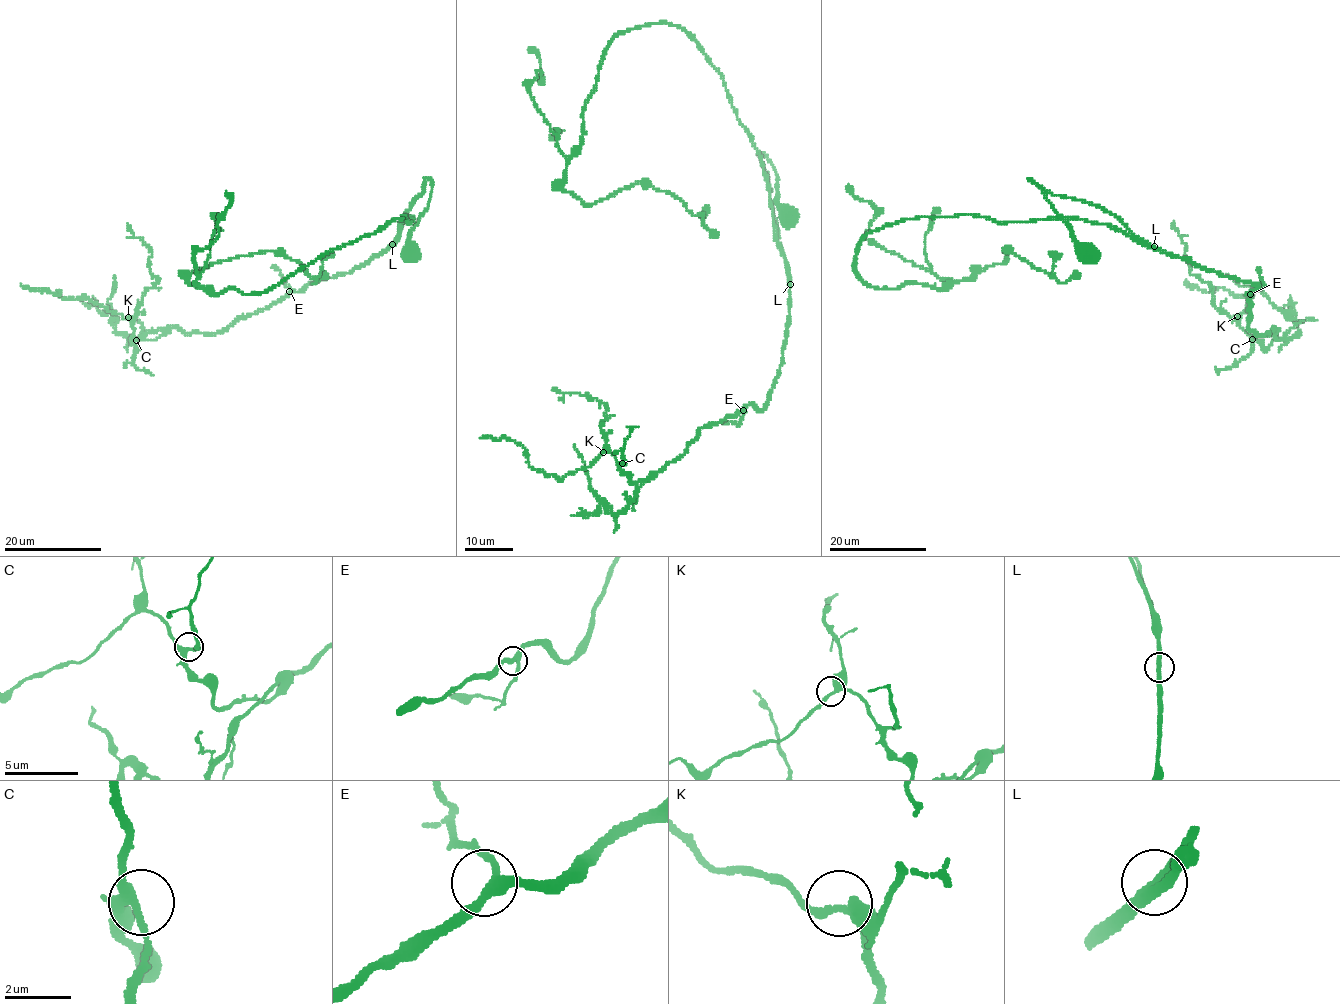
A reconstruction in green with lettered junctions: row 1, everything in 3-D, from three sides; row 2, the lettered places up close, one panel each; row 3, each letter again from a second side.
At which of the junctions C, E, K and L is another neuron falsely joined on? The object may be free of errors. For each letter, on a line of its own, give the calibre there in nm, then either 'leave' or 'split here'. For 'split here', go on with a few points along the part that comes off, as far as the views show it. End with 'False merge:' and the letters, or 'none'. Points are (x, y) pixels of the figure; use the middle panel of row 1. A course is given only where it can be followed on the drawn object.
C: 280 nm | leave
E: 300 nm | leave
K: 320 nm | leave
L: 280 nm | leave
False merge: none

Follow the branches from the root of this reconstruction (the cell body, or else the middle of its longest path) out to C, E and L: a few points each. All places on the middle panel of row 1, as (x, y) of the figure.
C: (789, 214), (760, 154), (790, 280), (770, 400), (701, 427), (649, 481), (631, 484), (622, 463)
E: (789, 214), (775, 202), (777, 176), (760, 154), (789, 270), (789, 312), (770, 400), (761, 410), (743, 410)
L: (789, 214), (775, 202), (777, 176), (770, 160), (760, 154), (769, 179), (771, 205), (790, 284)

